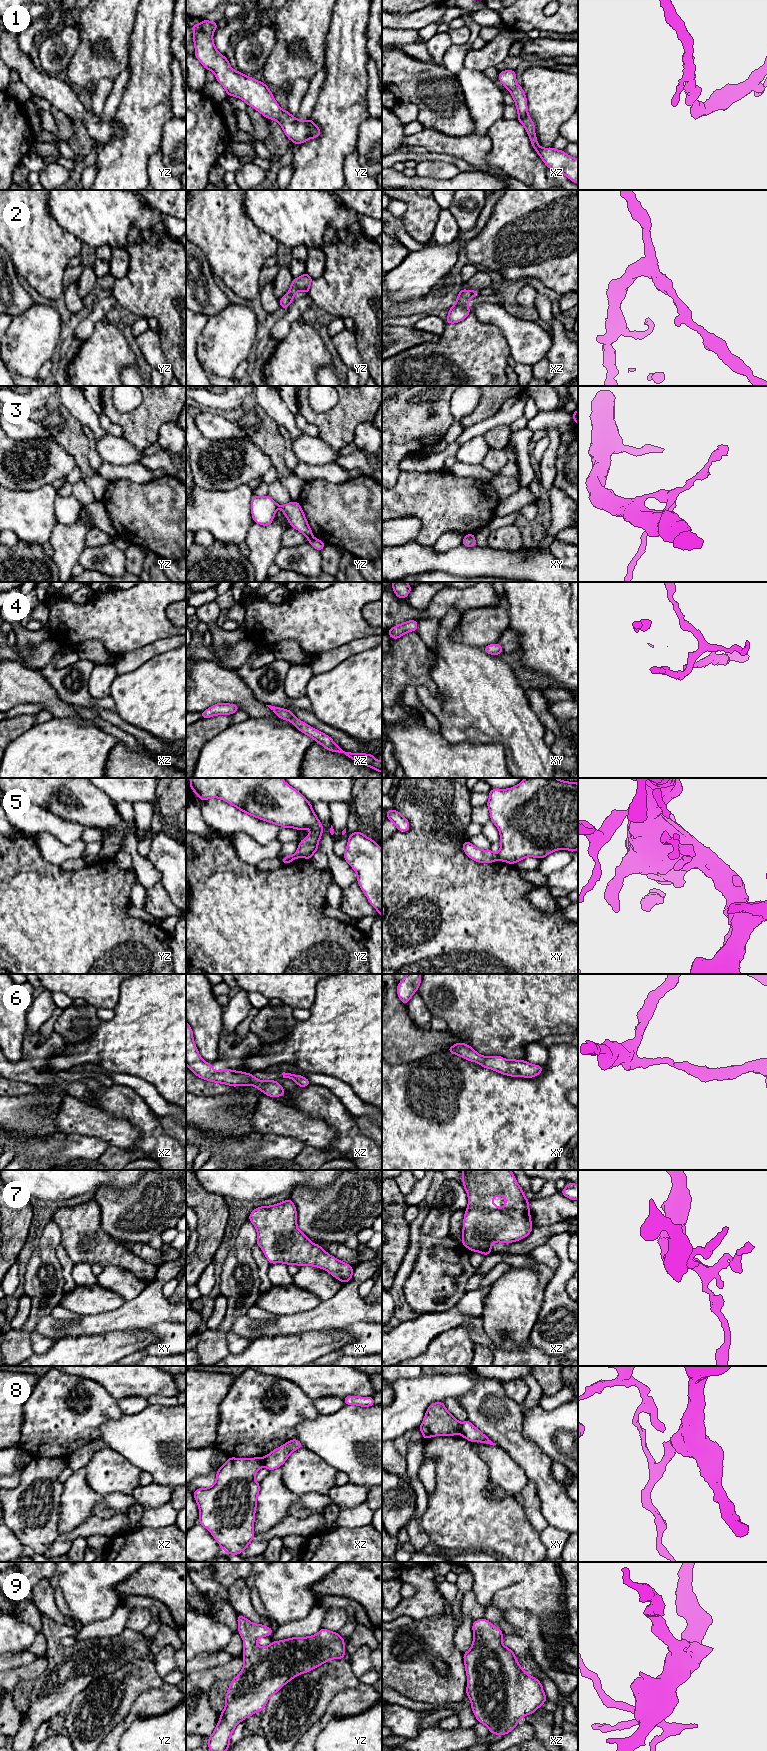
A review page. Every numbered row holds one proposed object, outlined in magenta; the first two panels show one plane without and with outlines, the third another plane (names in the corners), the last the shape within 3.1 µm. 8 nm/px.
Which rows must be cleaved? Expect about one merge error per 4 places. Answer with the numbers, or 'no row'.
3, 5, 8

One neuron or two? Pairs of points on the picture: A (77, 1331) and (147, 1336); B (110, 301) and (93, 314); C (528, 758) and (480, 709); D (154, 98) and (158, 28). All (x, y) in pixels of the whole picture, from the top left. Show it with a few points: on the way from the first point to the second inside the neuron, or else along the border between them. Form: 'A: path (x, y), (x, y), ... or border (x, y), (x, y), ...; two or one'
A: border (128, 1328), (82, 1336); two
B: path (106, 303), (97, 312); one
C: path (523, 742), (522, 735), (496, 710); one
D: path (154, 81), (154, 45); one

